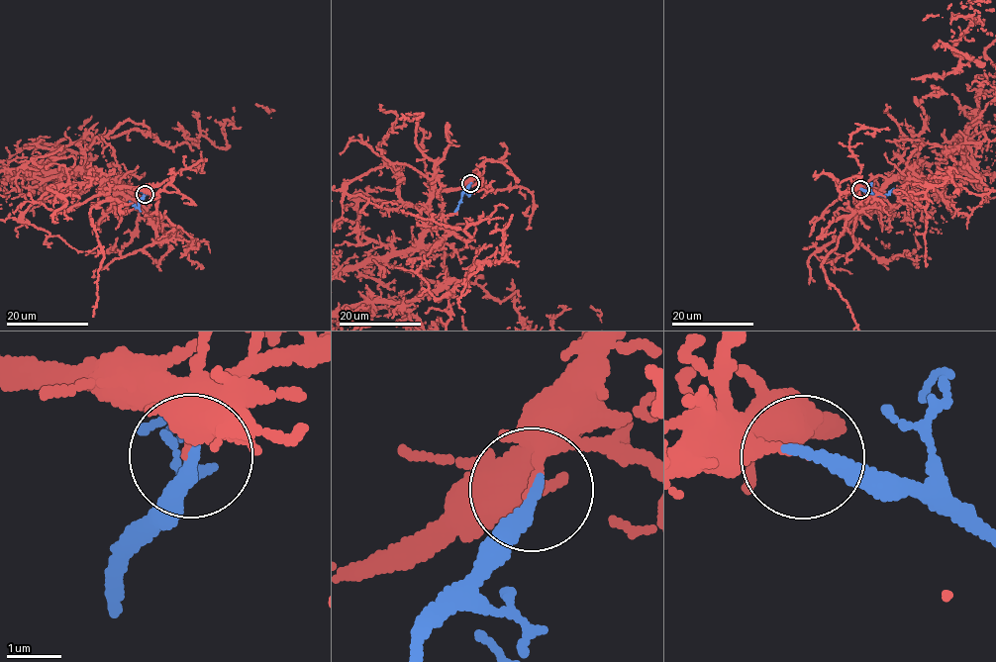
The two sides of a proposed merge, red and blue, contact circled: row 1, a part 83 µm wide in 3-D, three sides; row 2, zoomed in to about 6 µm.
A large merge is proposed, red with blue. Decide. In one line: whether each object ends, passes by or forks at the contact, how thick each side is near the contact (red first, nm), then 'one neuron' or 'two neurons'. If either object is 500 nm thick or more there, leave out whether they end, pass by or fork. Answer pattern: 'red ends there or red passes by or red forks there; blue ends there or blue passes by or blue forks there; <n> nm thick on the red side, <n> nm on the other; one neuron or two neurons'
red ends there; blue ends there; 170 nm thick on the red side, 260 nm on the other; two neurons

